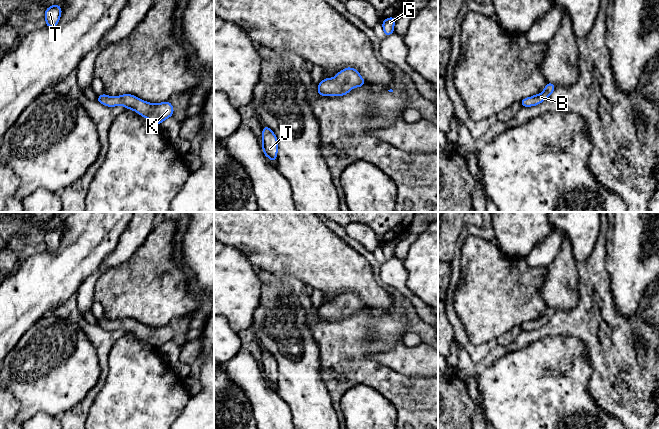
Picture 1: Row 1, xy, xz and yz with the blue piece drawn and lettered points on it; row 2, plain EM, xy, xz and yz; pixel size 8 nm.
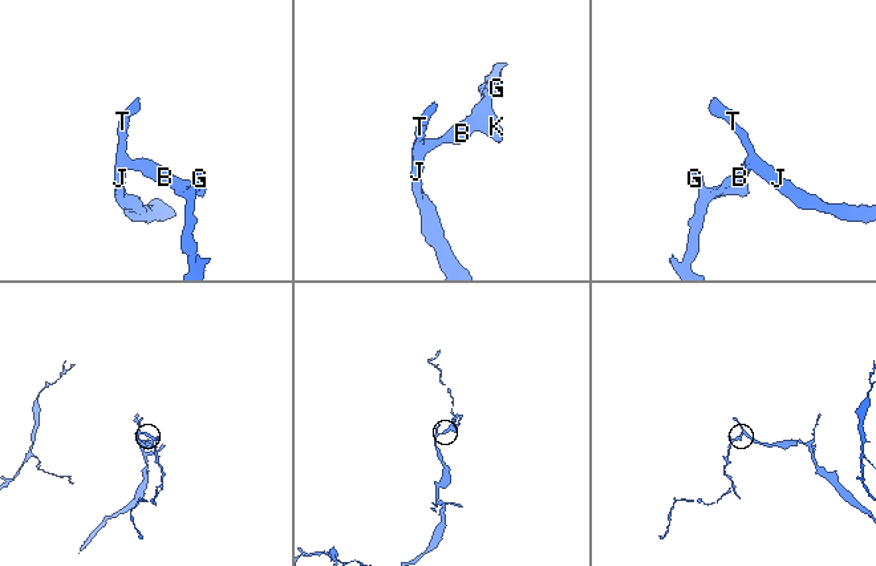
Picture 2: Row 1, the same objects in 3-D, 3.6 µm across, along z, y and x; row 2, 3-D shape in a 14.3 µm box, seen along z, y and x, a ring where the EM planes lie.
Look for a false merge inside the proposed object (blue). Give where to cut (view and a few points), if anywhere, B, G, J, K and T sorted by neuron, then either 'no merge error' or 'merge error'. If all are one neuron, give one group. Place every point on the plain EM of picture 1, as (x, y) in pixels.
no cut | B G J K T | no merge error

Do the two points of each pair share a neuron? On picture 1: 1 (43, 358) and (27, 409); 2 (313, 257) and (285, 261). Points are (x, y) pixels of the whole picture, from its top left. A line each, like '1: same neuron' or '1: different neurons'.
1: same neuron
2: same neuron

